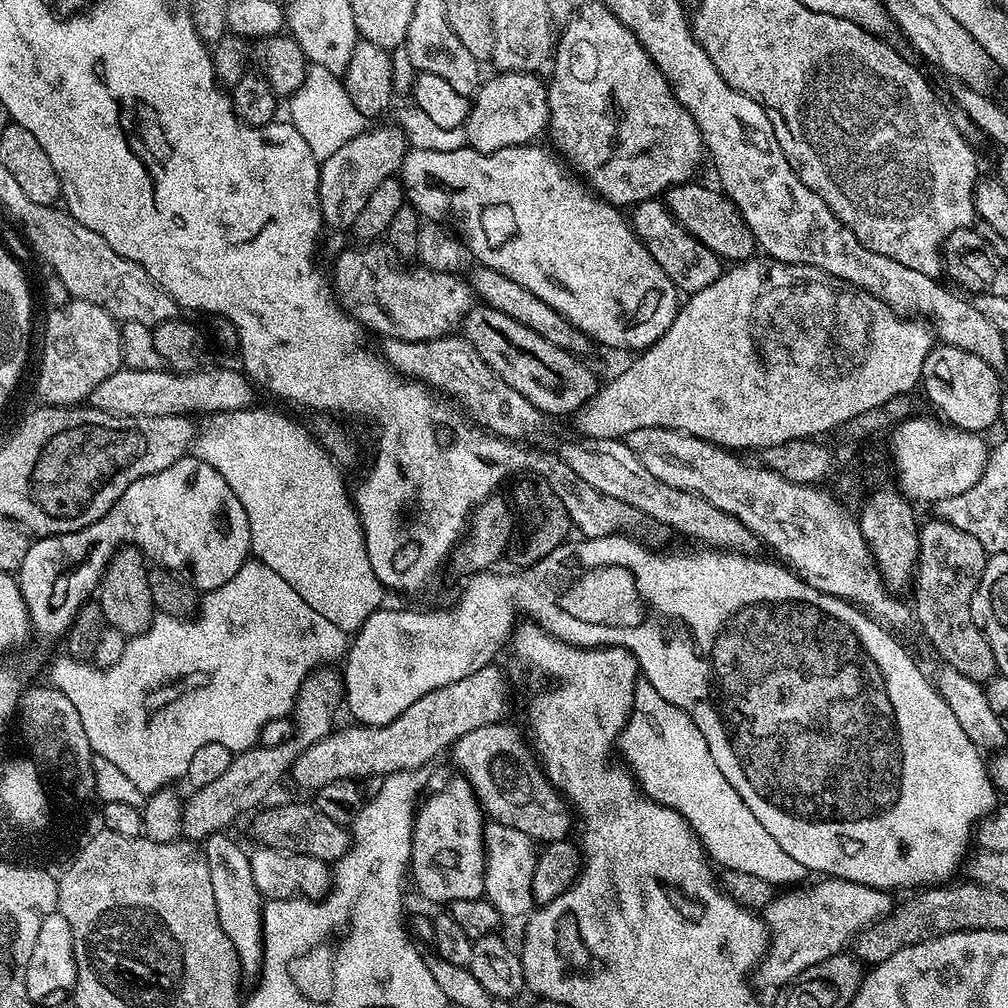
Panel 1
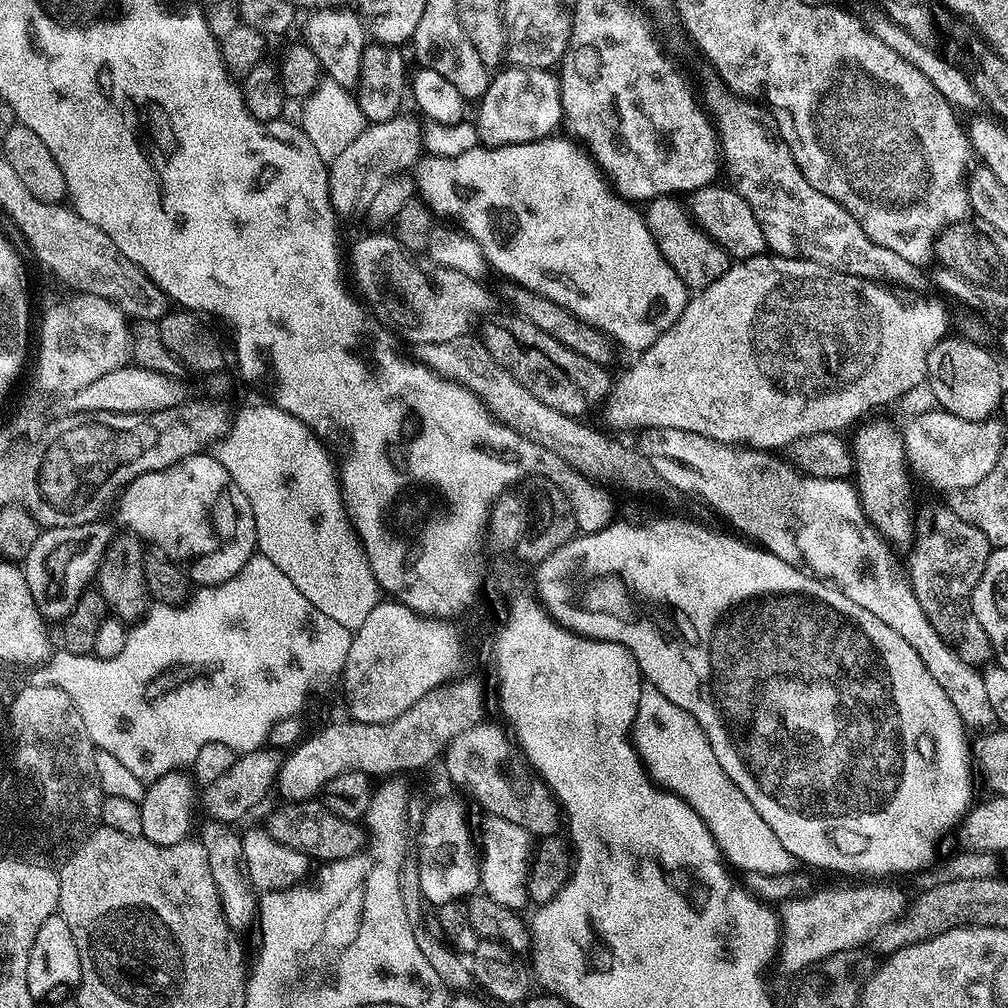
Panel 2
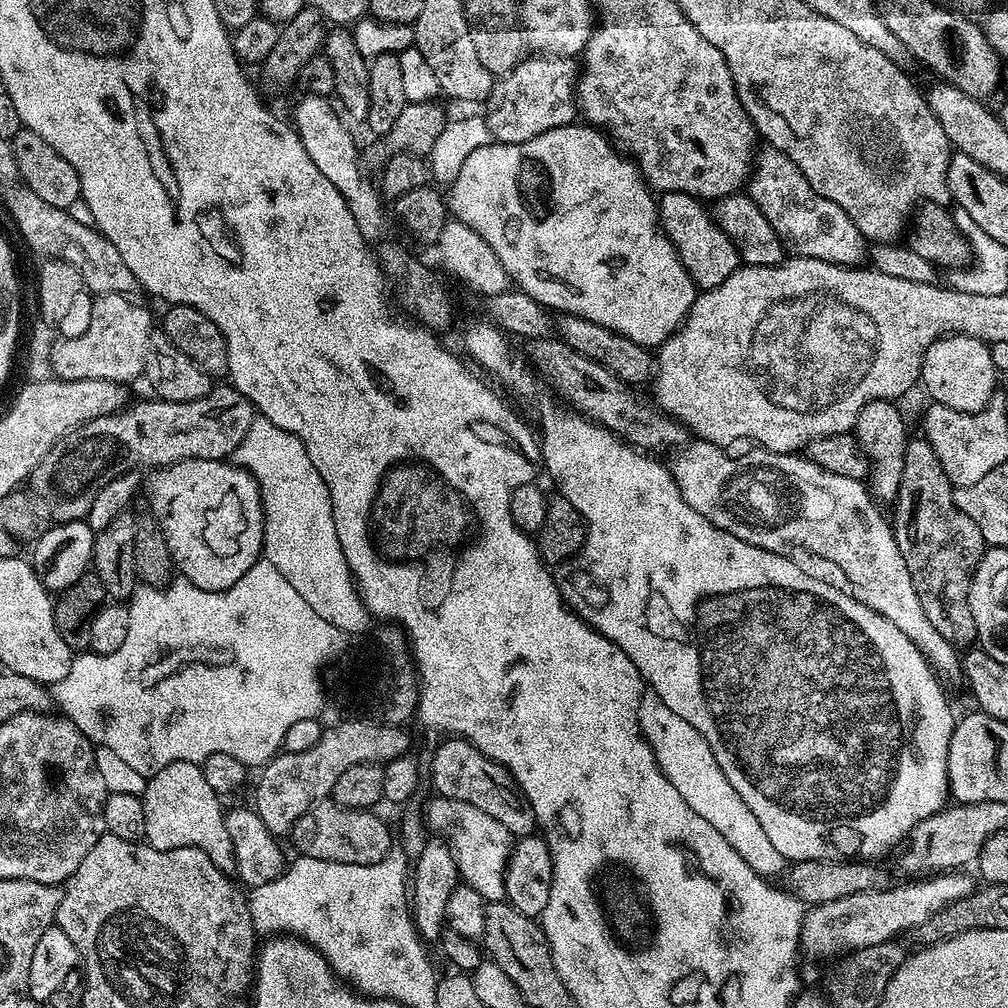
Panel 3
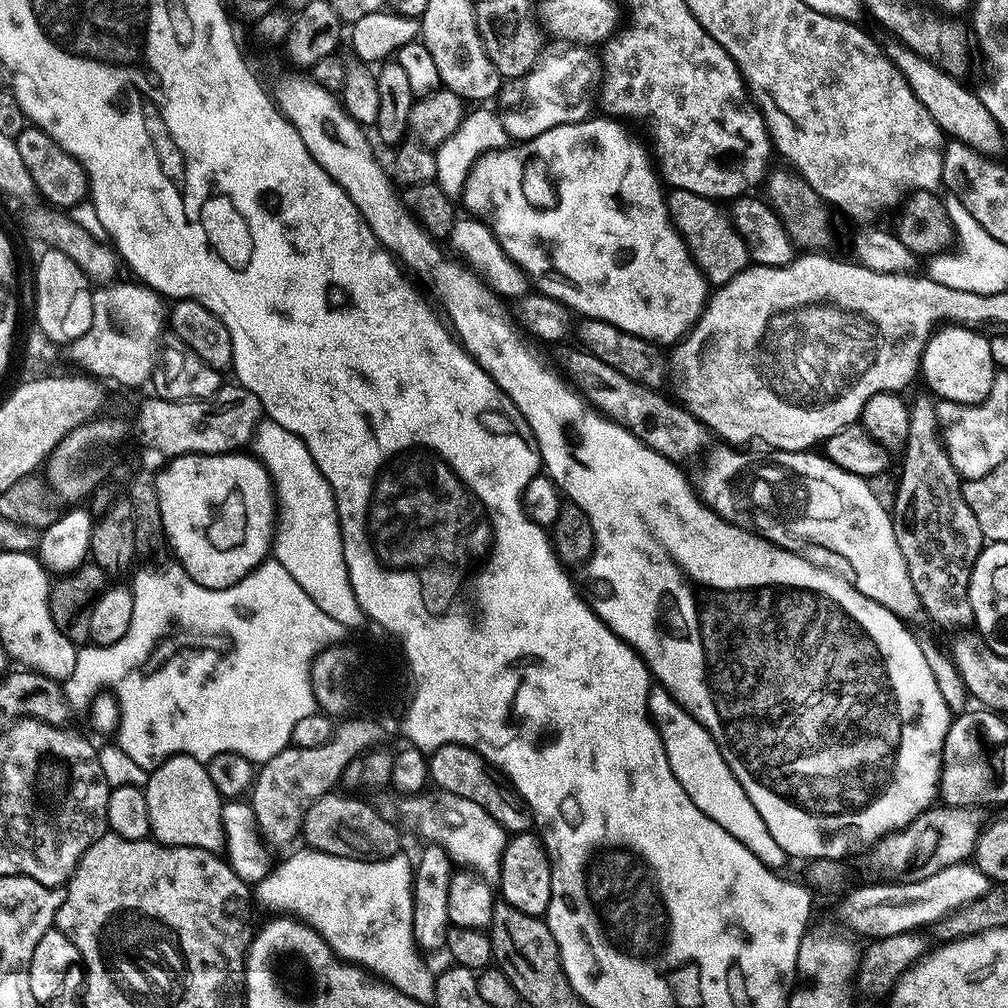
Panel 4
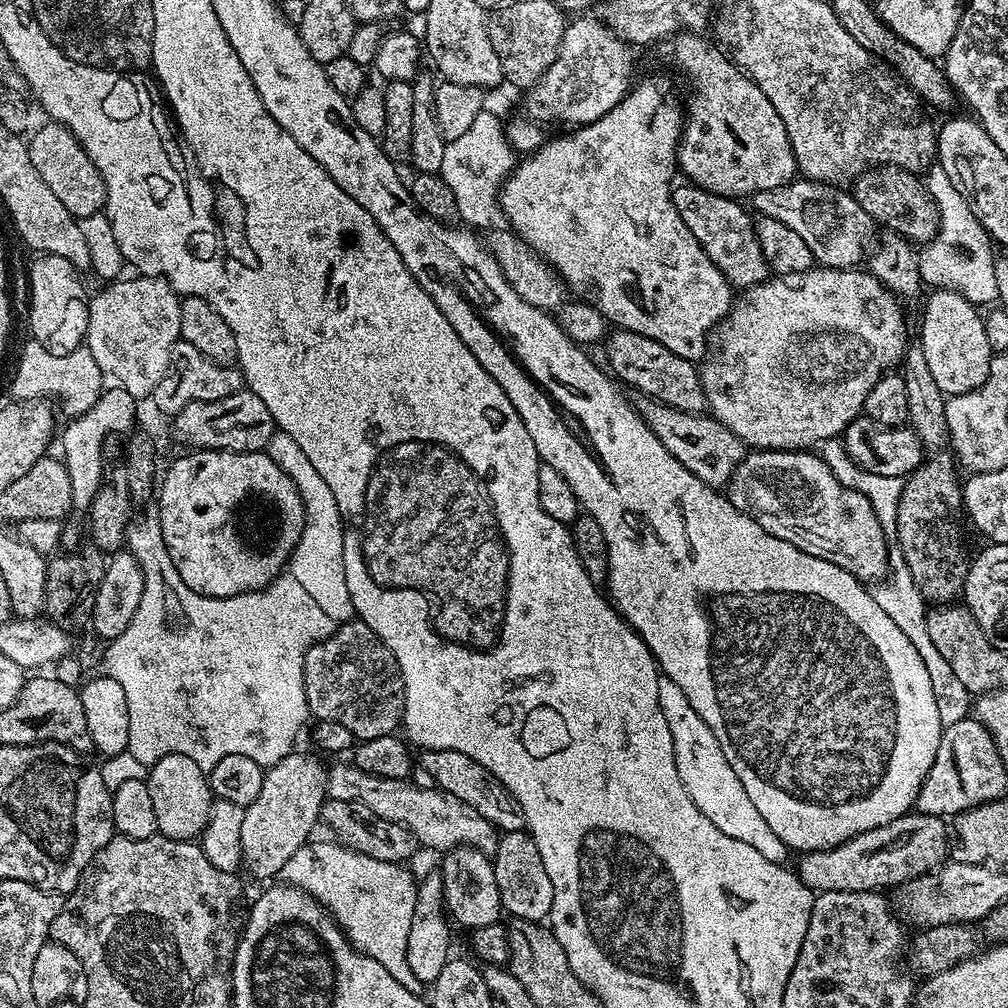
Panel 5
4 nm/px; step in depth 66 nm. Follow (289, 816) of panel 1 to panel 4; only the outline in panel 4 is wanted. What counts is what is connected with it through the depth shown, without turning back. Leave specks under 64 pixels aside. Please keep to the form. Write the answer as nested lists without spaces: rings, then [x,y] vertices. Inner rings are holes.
[[[336,790],[327,792],[322,798],[314,801],[310,810],[306,810],[302,840],[305,840],[303,843],[307,847],[313,848],[315,852],[355,860],[388,860],[392,856],[401,855],[401,829],[385,816],[383,811],[376,809],[375,812],[366,801],[359,800],[356,794],[339,796],[338,793]]]

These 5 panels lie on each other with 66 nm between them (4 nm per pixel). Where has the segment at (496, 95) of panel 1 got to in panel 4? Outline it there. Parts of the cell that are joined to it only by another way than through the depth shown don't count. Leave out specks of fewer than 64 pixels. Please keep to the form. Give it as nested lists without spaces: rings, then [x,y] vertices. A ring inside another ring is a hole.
[[[580,43],[564,46],[561,52],[541,55],[525,76],[509,80],[500,89],[498,115],[513,141],[533,140],[554,126],[566,126],[589,119],[594,108],[594,90],[602,79],[602,60],[591,47]]]

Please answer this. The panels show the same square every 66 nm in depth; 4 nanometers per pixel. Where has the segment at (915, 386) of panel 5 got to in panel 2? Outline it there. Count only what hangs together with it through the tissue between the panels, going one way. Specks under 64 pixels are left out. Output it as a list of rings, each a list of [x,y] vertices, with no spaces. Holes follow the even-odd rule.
[[[946,502],[940,504],[924,504],[915,509],[912,536],[906,559],[906,575],[912,583],[914,597],[922,606],[922,611],[930,620],[938,634],[956,651],[968,664],[984,666],[993,659],[992,643],[986,638],[986,630],[982,630],[982,622],[972,613],[972,595],[982,578],[982,570],[986,570],[986,562],[994,550],[994,545],[988,541],[986,534],[975,524],[962,522],[958,514]]]

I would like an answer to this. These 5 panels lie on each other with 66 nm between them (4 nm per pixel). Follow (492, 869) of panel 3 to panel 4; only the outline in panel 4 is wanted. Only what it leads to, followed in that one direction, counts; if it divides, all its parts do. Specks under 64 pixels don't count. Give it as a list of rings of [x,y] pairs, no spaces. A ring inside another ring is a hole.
[[[425,790],[416,795],[400,794],[396,798],[382,805],[385,816],[395,817],[397,821],[404,820],[405,829],[413,828],[422,839],[428,840],[424,842],[441,848],[453,865],[479,873],[487,884],[495,885],[499,881],[502,854],[508,845],[509,833],[494,822],[482,806],[470,802],[470,798],[458,798],[458,794],[439,790]]]

